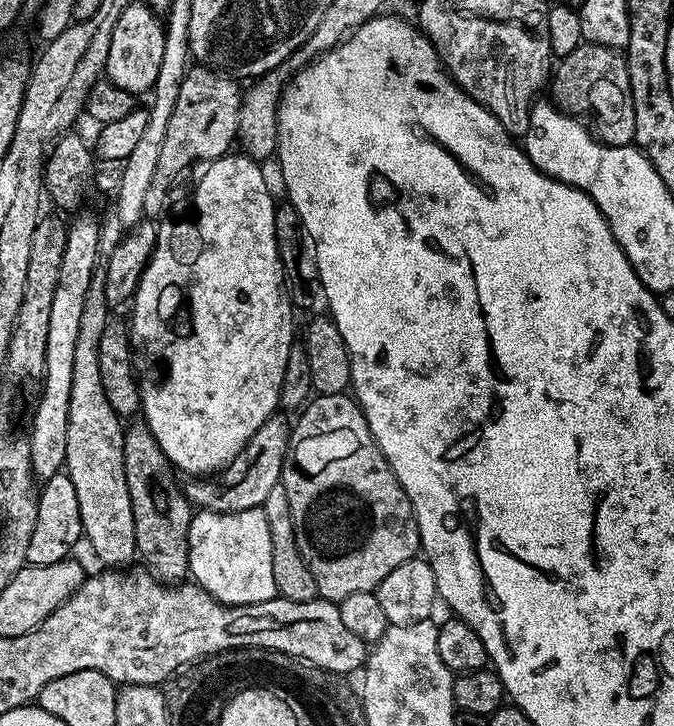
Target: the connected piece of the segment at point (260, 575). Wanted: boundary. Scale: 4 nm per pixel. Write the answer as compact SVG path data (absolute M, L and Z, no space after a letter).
M263 507L241 512L197 511L190 522L188 535L188 571L195 583L223 604L253 604L277 599L274 554L270 546L270 522L266 522Z

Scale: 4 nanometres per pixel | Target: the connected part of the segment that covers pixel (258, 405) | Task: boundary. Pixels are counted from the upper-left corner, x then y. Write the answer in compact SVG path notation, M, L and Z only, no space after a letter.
M229 154L220 156L207 165L208 168L200 176L196 184L196 193L192 196L192 216L177 222L173 228L160 228L154 235L154 247L144 275L149 283L156 280L160 284L174 282L175 286L186 297L186 306L192 311L192 329L188 336L181 335L174 341L171 351L166 357L168 373L164 381L157 388L144 388L140 397L140 408L142 409L143 423L147 424L149 430L154 434L158 446L164 452L168 463L173 469L189 472L192 478L207 478L220 471L231 463L232 459L254 438L258 426L266 422L277 411L280 402L280 391L282 390L282 374L286 374L286 358L290 354L294 337L292 337L292 312L294 305L288 299L288 289L284 286L284 267L278 254L276 245L276 231L274 230L274 218L278 207L277 201L272 201L272 192L268 189L268 180L264 177L261 165L247 154Z

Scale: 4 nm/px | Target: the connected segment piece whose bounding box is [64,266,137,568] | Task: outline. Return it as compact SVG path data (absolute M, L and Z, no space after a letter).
M98 266L94 270L94 274L90 278L90 288L86 290L86 300L82 305L82 315L79 319L79 332L78 332L78 341L75 347L74 352L74 378L71 379L71 396L70 396L70 414L67 418L67 440L66 440L66 458L64 459L65 467L64 470L68 474L71 482L74 483L74 490L77 491L78 504L79 504L79 513L82 514L82 524L84 530L84 536L86 542L88 540L93 552L96 554L97 558L106 563L110 568L116 568L119 566L126 566L132 558L135 559L137 555L136 551L136 535L134 534L134 520L133 520L133 507L130 503L130 492L129 487L126 483L126 474L125 474L125 436L126 431L125 425L122 426L122 418L117 415L113 410L113 407L110 406L109 400L106 398L105 391L102 390L101 382L101 368L100 368L100 355L99 348L100 343L104 339L108 327L108 311L110 311L110 305L106 294L104 293L104 287L106 286L106 267Z

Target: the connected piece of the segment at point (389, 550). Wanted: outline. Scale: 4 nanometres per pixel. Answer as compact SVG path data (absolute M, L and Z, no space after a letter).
M344 392L330 394L329 396L317 395L315 398L309 399L299 416L300 421L297 424L293 423L290 428L292 445L288 449L288 456L282 466L280 485L286 490L286 498L290 501L290 512L294 522L294 536L298 542L298 550L302 554L306 566L310 566L310 574L314 574L316 595L321 600L339 602L350 598L350 594L375 592L377 586L382 582L382 578L386 578L386 574L390 574L390 570L394 570L394 566L402 566L402 562L413 559L420 552L420 535L418 534L418 526L410 498L406 494L406 490L402 490L394 470L386 462L382 450L374 442L364 412L351 395Z

